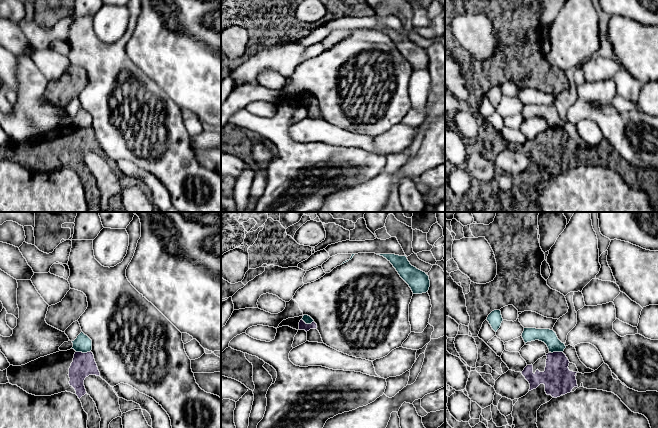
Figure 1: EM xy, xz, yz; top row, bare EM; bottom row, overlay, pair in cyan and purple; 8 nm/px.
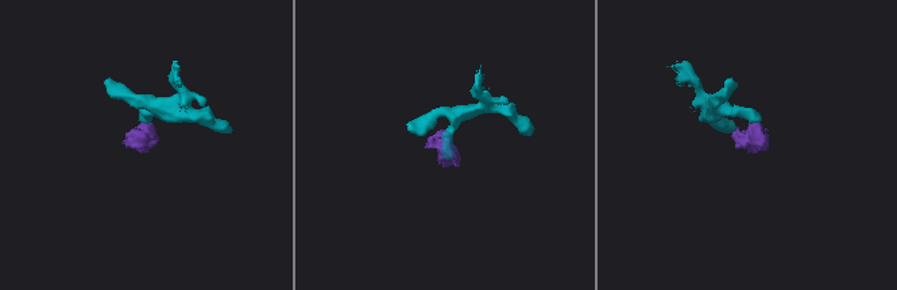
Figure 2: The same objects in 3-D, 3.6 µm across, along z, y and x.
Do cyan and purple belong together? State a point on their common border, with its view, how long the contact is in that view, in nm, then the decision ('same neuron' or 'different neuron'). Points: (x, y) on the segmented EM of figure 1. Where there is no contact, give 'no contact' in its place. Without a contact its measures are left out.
xy (83, 352) | 120 nm | different neuron

